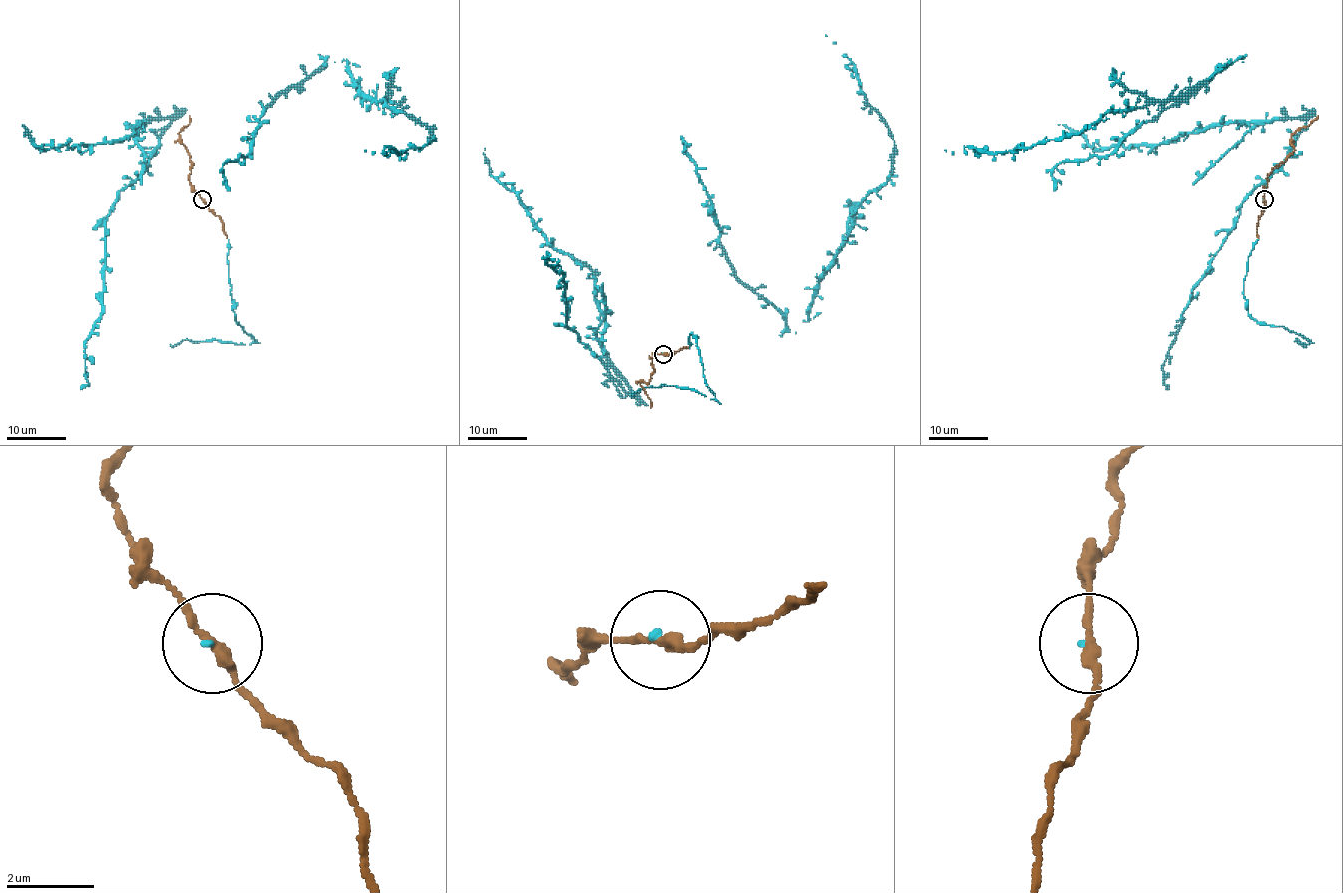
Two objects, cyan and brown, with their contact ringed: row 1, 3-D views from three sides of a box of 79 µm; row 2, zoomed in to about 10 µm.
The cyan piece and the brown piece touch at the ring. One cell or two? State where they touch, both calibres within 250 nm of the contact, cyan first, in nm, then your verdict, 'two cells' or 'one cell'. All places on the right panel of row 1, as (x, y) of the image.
at (1264, 199); 70 nm thick on the cyan side, 200 nm on the other; one cell

